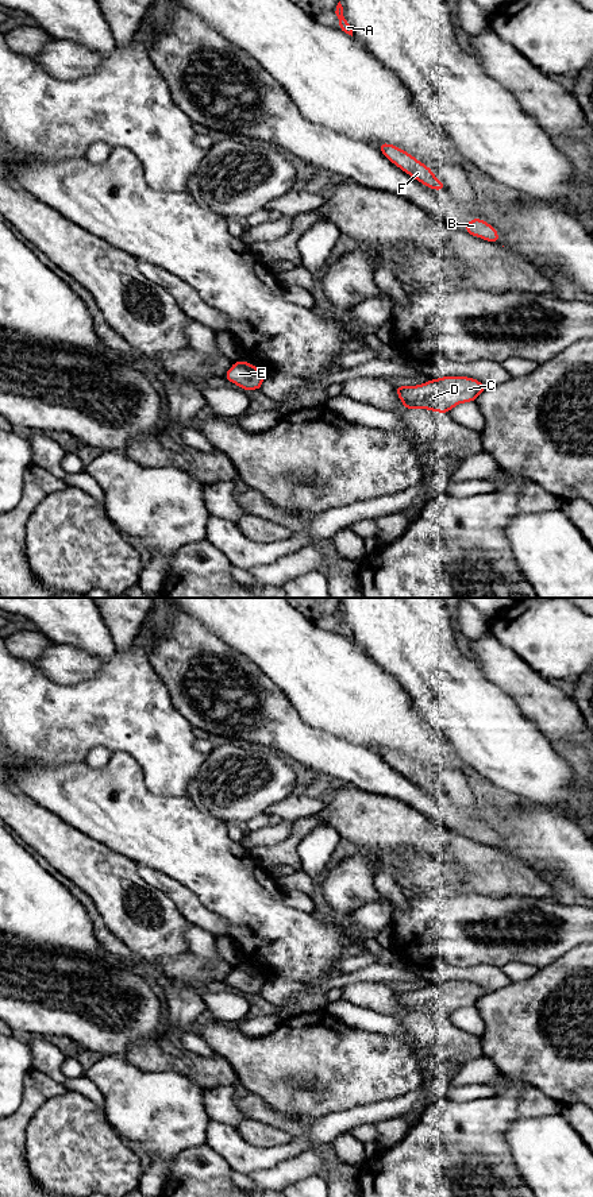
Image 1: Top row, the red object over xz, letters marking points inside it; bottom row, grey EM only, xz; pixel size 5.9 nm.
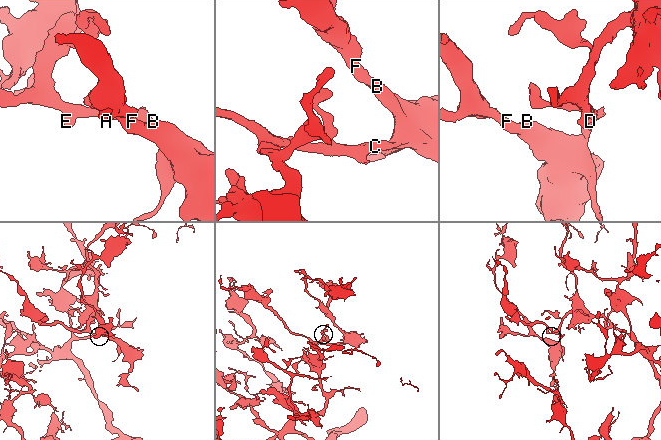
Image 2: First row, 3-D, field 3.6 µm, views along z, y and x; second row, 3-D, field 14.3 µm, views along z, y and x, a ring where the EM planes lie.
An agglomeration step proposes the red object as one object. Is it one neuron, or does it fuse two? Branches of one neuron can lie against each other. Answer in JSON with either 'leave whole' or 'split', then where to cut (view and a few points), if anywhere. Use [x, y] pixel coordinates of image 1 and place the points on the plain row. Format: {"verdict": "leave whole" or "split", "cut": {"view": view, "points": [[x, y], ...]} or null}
{"verdict": "leave whole", "cut": null}

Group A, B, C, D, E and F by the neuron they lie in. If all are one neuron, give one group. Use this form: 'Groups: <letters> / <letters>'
Groups: A B C D E F

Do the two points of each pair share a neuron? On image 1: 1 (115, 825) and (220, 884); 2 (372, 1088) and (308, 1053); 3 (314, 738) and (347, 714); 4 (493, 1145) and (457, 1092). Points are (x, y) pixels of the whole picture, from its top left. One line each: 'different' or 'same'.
1: same
2: same
3: different
4: different

